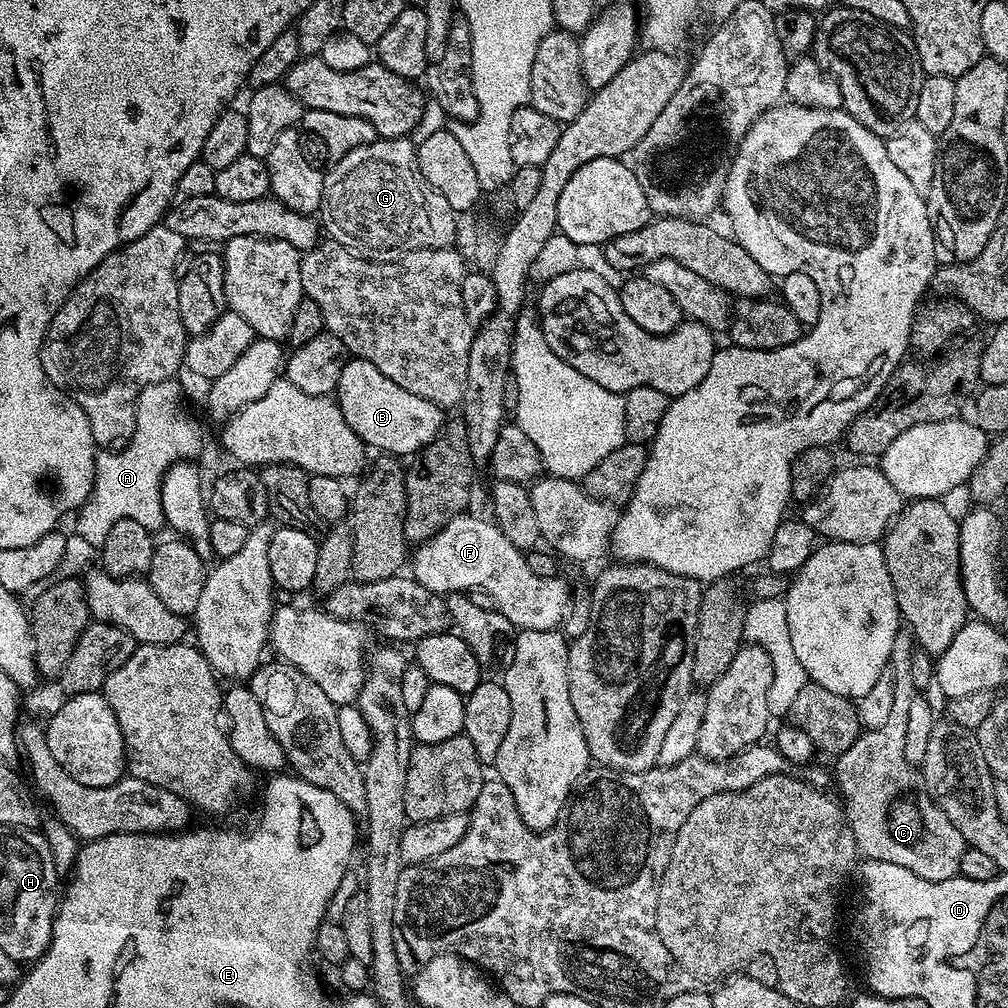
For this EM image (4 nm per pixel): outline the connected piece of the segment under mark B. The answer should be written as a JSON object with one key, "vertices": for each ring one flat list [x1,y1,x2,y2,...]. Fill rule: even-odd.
{"vertices":[[350,358,342,366,342,378,338,378,334,399,354,434,358,434,369,449,377,448,377,453,397,458,415,456,427,444,434,442,434,438,440,435,446,423,445,409,426,398,418,398,418,394,410,394,410,390,402,390,402,386,398,386,398,382,390,382,390,378,386,378,386,374,382,374,378,366,374,366,374,362,366,362,359,358]]}

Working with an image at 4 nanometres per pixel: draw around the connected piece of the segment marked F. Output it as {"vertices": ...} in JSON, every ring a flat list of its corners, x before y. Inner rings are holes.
{"vertices":[[465,514,455,516,449,524,442,526,438,534,434,534,415,549,416,557,412,560,410,575,426,590,447,594,449,592,469,593,473,588,486,590,490,598,494,598,494,608,512,624,516,630,556,630,563,625,564,616,570,607,568,586,560,580,559,575,550,578,538,578,534,570,530,570,527,555,510,542,497,528,491,519,479,520,476,516]]}

